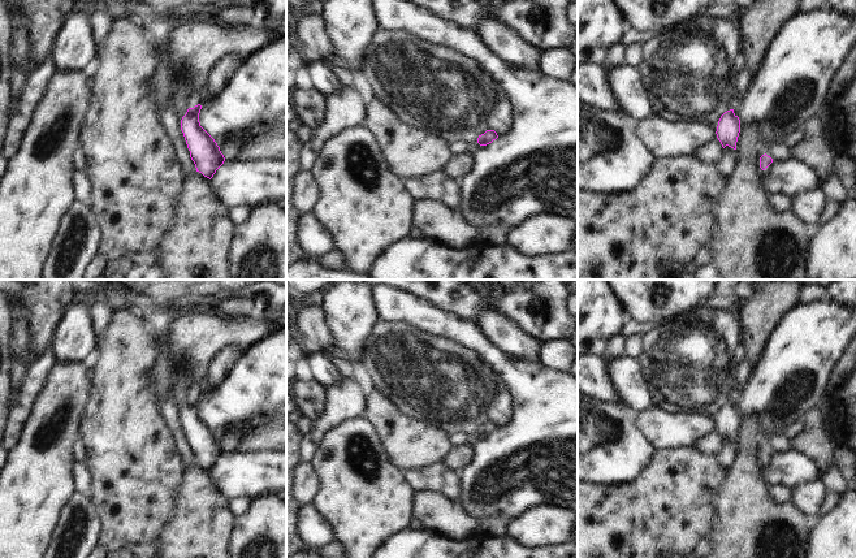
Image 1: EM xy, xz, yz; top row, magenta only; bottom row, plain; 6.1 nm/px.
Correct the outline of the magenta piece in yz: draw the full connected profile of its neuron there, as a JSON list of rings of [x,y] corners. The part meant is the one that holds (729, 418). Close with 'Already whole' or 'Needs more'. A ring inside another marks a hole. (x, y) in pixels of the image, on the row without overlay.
[[[745,355],[742,360],[738,362],[738,371],[735,375],[735,399],[725,403],[718,412],[716,425],[723,440],[729,437],[736,441],[736,433],[740,424],[738,399],[744,392],[749,376],[751,363],[749,358]]]. Needs more.

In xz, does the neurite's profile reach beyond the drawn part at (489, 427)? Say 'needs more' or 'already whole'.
needs more

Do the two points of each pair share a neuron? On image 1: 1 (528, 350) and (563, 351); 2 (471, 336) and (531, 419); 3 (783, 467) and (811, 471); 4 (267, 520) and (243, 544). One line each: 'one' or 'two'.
1: two
2: one
3: one
4: one

